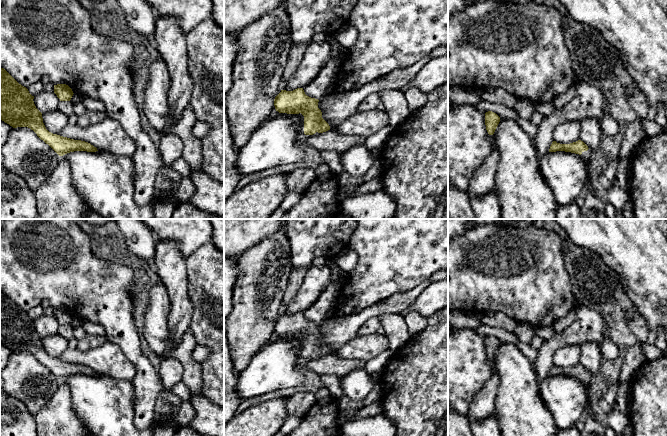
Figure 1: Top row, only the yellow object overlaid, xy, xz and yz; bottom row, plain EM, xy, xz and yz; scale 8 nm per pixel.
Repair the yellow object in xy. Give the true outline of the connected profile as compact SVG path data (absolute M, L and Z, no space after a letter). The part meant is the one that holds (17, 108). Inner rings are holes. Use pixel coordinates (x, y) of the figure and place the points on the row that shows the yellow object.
M0 67L0 120L13 128L30 128L59 156L74 151L98 151L88 142L49 132L43 123L42 113L36 108L33 99L34 96L26 87L19 84L4 68Z

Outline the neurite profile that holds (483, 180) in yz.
M495 148L492 153L487 156L483 165L474 172L470 180L470 187L466 191L470 200L481 198L493 190L499 160L500 152Z

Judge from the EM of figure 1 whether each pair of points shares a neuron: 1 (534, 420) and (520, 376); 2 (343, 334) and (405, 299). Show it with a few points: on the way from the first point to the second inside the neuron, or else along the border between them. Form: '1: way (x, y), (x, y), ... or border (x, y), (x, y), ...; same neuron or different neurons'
1: way (523, 409), (521, 407), (520, 387); same neuron
2: way (358, 319), (371, 311), (390, 306); same neuron

